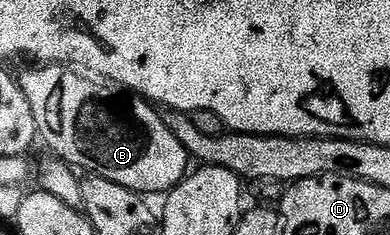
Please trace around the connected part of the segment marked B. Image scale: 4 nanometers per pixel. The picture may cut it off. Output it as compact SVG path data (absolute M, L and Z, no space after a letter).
M32 65L29 71L18 75L21 89L34 109L34 121L39 138L53 151L57 160L63 160L73 169L84 170L89 176L105 178L116 185L124 186L143 197L163 196L177 187L189 174L190 156L177 137L166 127L162 114L148 100L117 89L104 81L85 77L79 70L63 65Z

